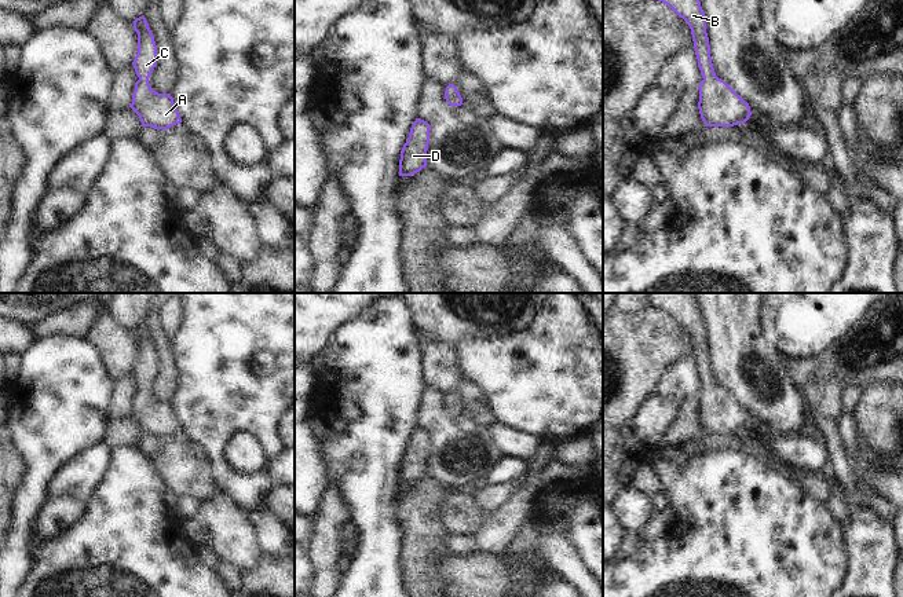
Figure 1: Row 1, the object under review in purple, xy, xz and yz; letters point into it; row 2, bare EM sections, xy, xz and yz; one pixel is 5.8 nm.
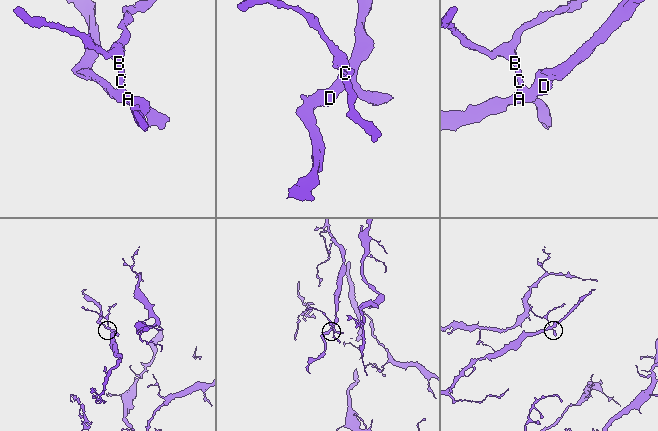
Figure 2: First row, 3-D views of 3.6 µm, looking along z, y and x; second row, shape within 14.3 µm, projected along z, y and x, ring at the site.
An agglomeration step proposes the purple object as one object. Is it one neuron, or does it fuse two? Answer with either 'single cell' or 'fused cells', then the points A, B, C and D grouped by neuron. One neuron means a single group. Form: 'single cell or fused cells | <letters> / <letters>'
single cell | A B C D

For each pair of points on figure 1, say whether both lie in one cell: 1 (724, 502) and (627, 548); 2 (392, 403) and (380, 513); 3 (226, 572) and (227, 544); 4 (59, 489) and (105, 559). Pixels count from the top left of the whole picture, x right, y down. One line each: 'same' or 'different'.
1: different
2: same
3: different
4: different

